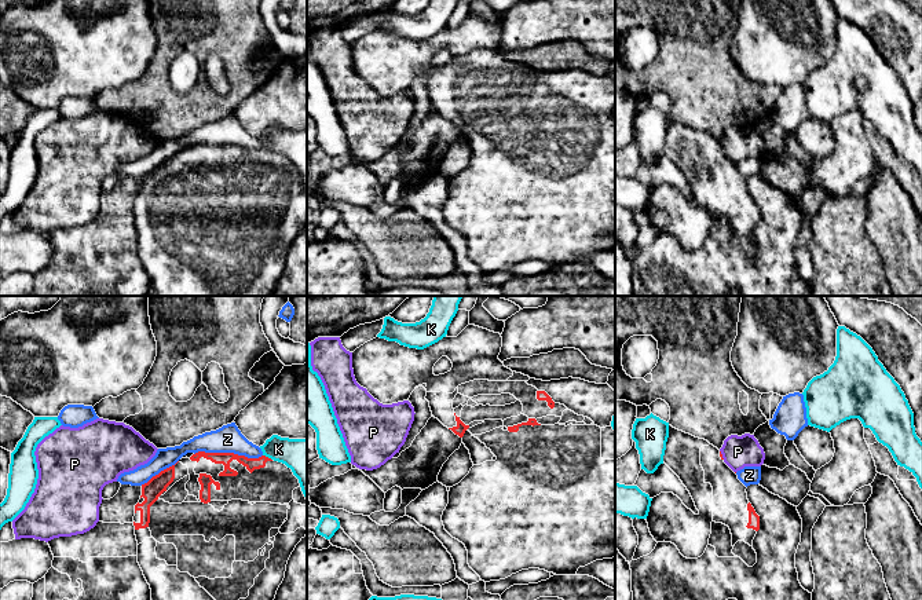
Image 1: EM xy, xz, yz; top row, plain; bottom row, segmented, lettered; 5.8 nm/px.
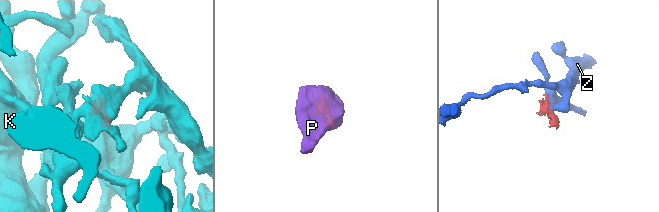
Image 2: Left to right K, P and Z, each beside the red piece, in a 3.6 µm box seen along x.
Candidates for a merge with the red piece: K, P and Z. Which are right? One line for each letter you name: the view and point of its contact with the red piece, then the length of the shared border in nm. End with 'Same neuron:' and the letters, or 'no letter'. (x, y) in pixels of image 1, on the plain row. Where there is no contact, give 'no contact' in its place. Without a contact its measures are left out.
Same neuron: no letter

